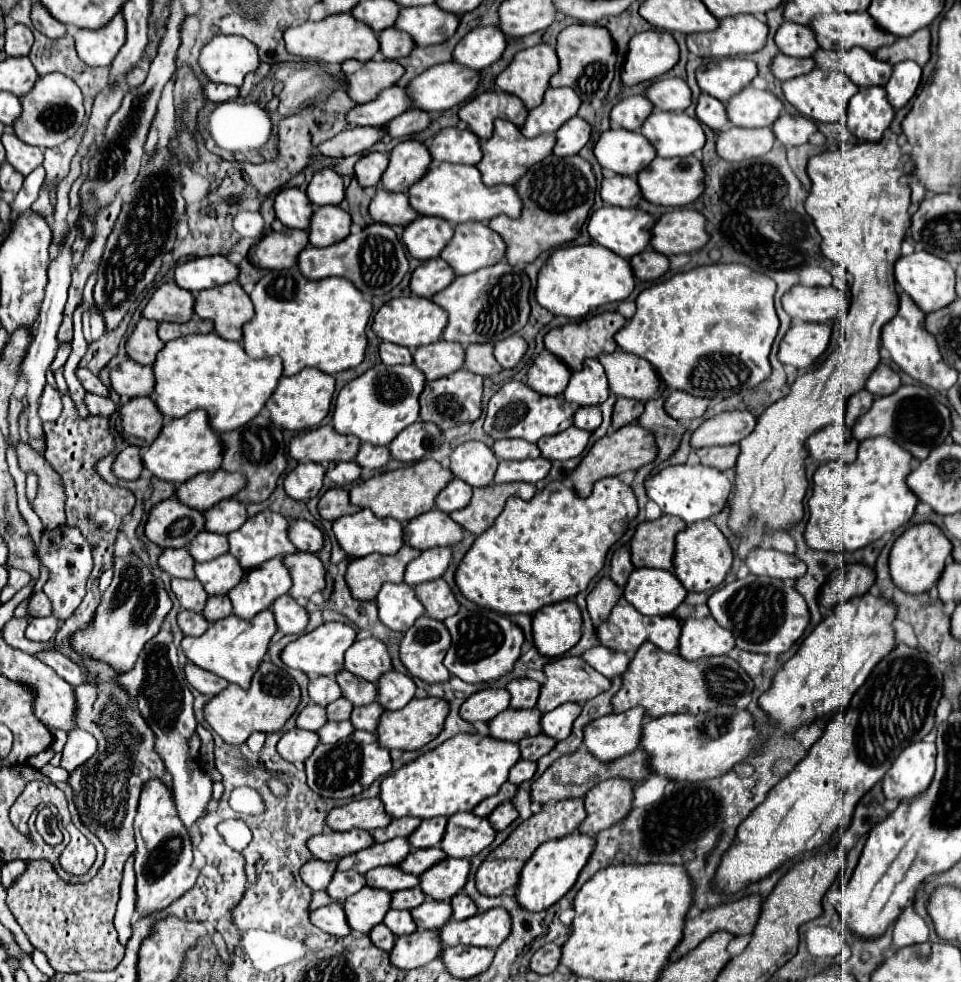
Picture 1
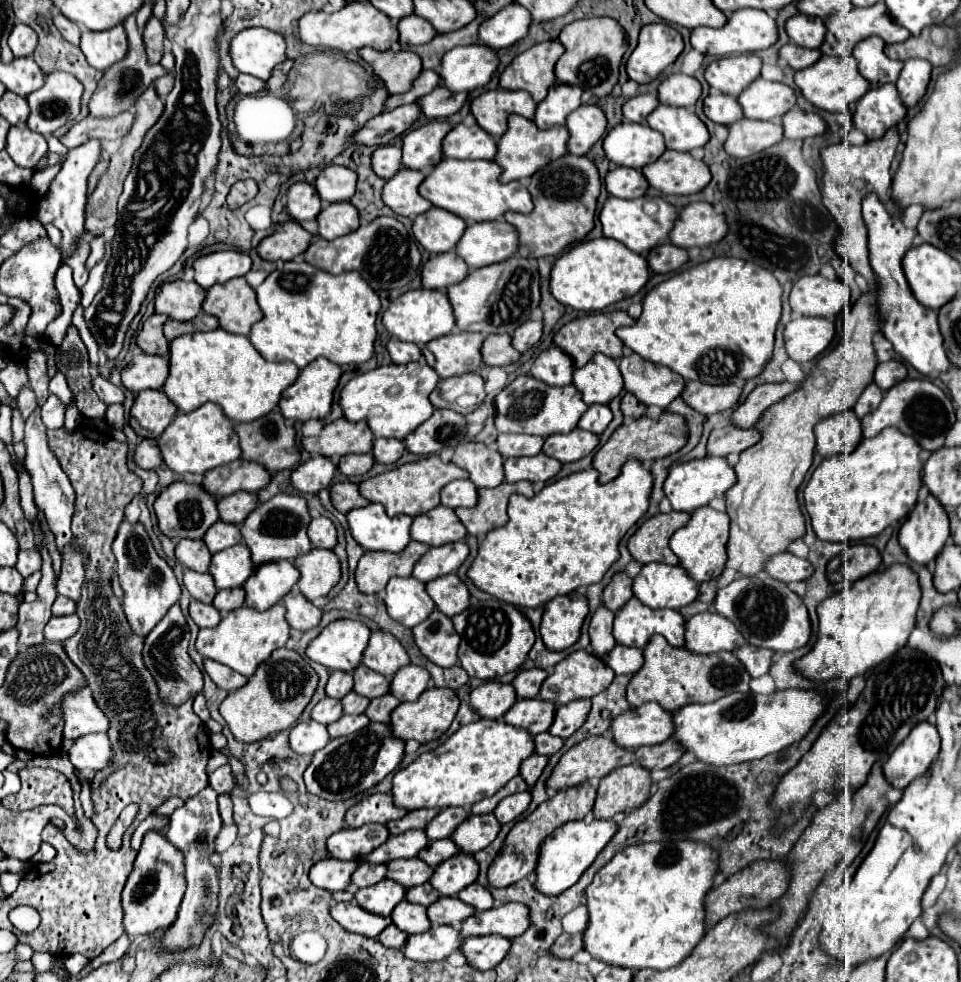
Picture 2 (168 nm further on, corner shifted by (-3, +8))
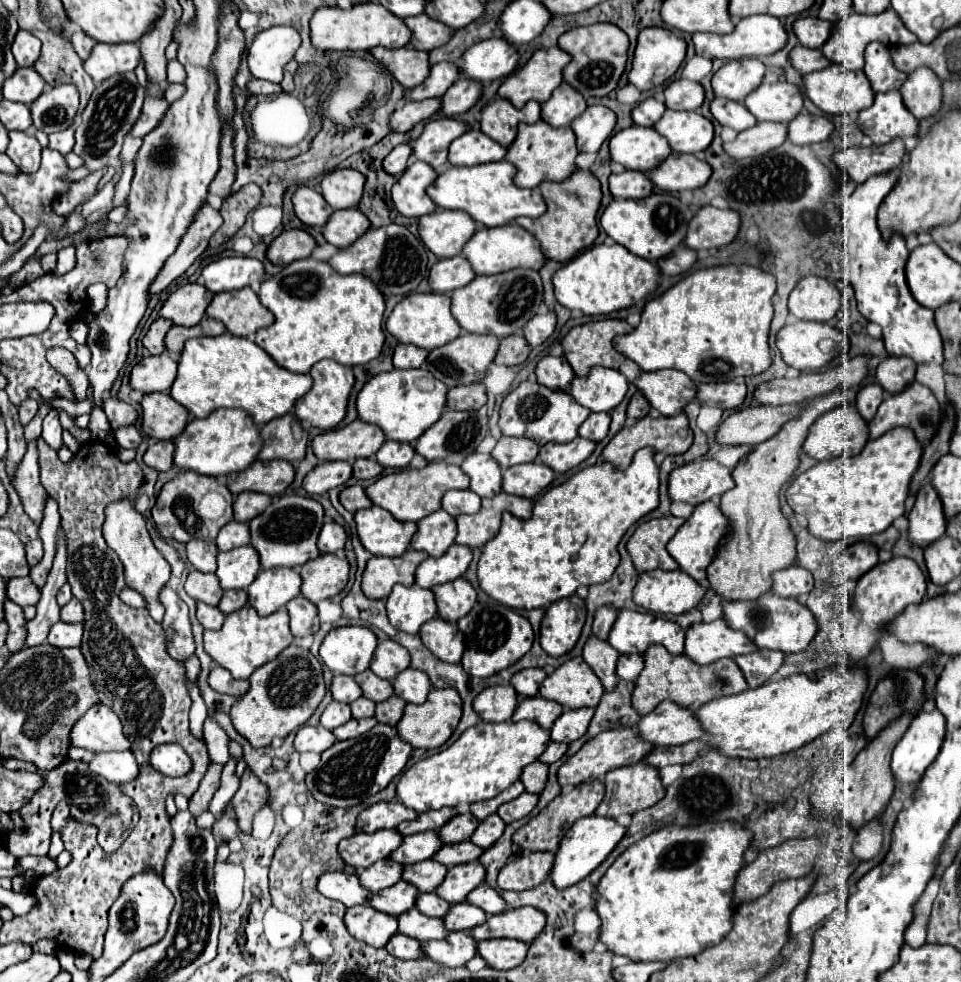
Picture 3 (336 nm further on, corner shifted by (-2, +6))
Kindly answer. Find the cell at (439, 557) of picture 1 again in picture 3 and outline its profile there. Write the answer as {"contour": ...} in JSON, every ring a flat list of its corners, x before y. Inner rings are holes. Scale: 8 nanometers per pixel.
{"contour":[[453,544,441,558,427,558,419,564,415,574,415,584,421,588,431,588,449,580,455,580,465,574,471,564,471,548]]}

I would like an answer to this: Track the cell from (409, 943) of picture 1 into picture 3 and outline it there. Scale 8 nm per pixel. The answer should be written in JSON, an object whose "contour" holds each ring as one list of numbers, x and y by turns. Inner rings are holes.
{"contour":[[449,932,443,940,431,940,423,944,423,954,443,966,463,966,467,960,471,960,477,954,475,940,467,932]]}

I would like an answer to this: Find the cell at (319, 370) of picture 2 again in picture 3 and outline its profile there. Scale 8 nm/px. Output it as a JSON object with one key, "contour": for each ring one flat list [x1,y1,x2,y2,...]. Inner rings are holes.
{"contour":[[319,360,313,368,311,368,311,378,313,378,313,386,311,390,307,392,305,398,301,398,299,402,295,402,295,408,293,408,293,414,301,420,301,422,309,422,311,426,315,428,321,428,321,430,331,430,335,428,343,416,345,416,345,410,347,410,347,398,349,398,349,392,353,388,353,370,349,366,343,366,343,364,337,364,335,360]]}

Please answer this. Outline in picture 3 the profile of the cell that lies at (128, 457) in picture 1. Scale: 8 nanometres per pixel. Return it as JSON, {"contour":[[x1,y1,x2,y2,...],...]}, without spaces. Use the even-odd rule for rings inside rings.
{"contour":[[159,440,153,446,149,444,145,456,145,464,153,470,169,470,173,466,173,444,171,440]]}

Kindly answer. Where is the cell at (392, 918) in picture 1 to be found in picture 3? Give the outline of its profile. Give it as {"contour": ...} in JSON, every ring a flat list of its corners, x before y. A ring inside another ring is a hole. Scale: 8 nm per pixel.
{"contour":[[411,908,403,914,399,914,397,920,399,920,399,934,411,936,419,942,439,940,439,938,447,936,447,930,443,928,443,920,425,916,417,908]]}

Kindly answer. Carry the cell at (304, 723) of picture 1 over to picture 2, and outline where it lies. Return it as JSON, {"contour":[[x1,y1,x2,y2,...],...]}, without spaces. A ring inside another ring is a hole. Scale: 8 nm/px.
{"contour":[[326,696,324,700,320,700,320,702,314,706,314,710,312,710,312,720,328,726,328,724,336,722,342,714,344,714,344,712,342,712,342,702]]}

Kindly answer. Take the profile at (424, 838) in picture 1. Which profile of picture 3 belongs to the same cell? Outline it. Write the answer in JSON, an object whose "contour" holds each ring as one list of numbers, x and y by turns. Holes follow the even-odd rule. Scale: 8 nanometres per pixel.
{"contour":[[471,812,457,814,447,822,447,826,443,826,443,830,439,830,439,838,443,844,457,844,457,842,469,840,477,826,479,826,479,820]]}

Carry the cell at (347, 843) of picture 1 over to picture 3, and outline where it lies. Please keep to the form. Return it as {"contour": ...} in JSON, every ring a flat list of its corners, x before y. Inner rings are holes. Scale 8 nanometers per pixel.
{"contour":[[395,828,377,830,375,834,357,832,351,838,339,842,339,856,343,858,345,864,363,870,373,862,387,858,401,842,403,836]]}

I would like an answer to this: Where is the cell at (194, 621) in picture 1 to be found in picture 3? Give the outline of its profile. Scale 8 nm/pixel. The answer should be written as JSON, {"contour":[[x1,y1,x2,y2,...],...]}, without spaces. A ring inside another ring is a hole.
{"contour":[[197,602,197,620,205,630,219,630,223,626,225,614,221,614,221,610,215,606]]}

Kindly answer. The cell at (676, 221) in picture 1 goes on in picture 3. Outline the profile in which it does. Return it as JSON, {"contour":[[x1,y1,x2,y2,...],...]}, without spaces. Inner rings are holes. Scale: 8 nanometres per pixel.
{"contour":[[703,206,687,226,683,244,691,250,721,248,729,244,739,232,739,214,735,210,719,210]]}

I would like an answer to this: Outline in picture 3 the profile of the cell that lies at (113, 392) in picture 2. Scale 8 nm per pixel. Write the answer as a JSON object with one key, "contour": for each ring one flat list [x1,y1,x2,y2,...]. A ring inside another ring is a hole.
{"contour":[[107,398,107,402,103,402,103,410,105,410,113,430,117,430,119,426,129,426,137,418,135,408,119,398]]}

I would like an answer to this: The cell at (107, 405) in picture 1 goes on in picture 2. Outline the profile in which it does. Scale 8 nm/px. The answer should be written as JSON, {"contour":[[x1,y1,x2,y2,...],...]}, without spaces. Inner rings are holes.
{"contour":[[112,404,112,406,108,406,106,418,108,418,108,424,110,424,112,428,124,430,126,420,124,420,124,408,122,408,122,404]]}

